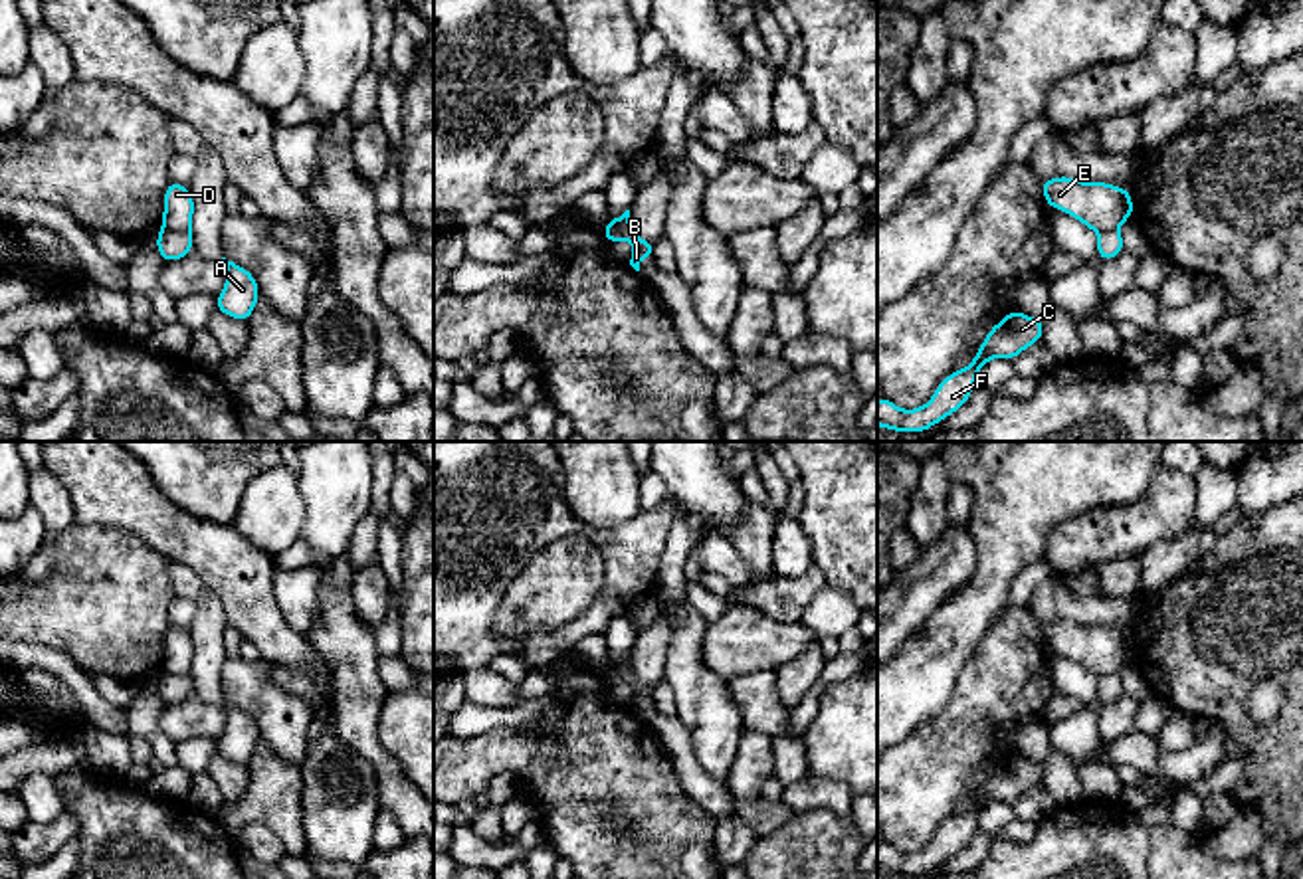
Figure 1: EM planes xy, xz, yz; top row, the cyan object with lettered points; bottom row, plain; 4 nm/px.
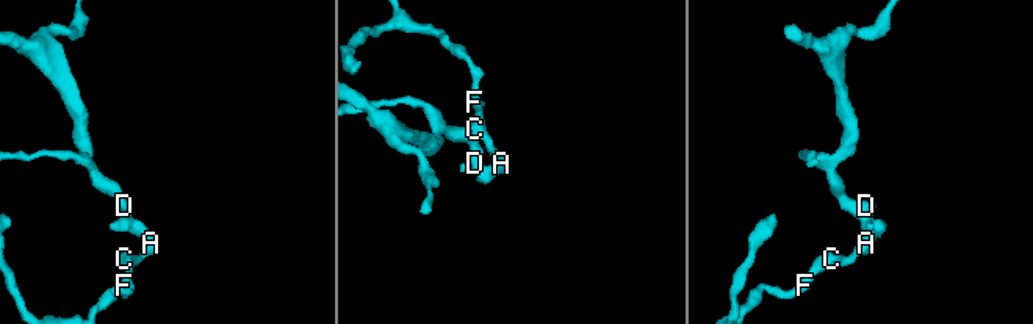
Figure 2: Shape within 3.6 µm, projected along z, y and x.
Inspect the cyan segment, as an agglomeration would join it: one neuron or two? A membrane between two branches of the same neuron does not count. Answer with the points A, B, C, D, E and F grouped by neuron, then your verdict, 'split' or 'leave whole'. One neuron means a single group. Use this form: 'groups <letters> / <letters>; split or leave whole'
groups A B C F / D E; split

